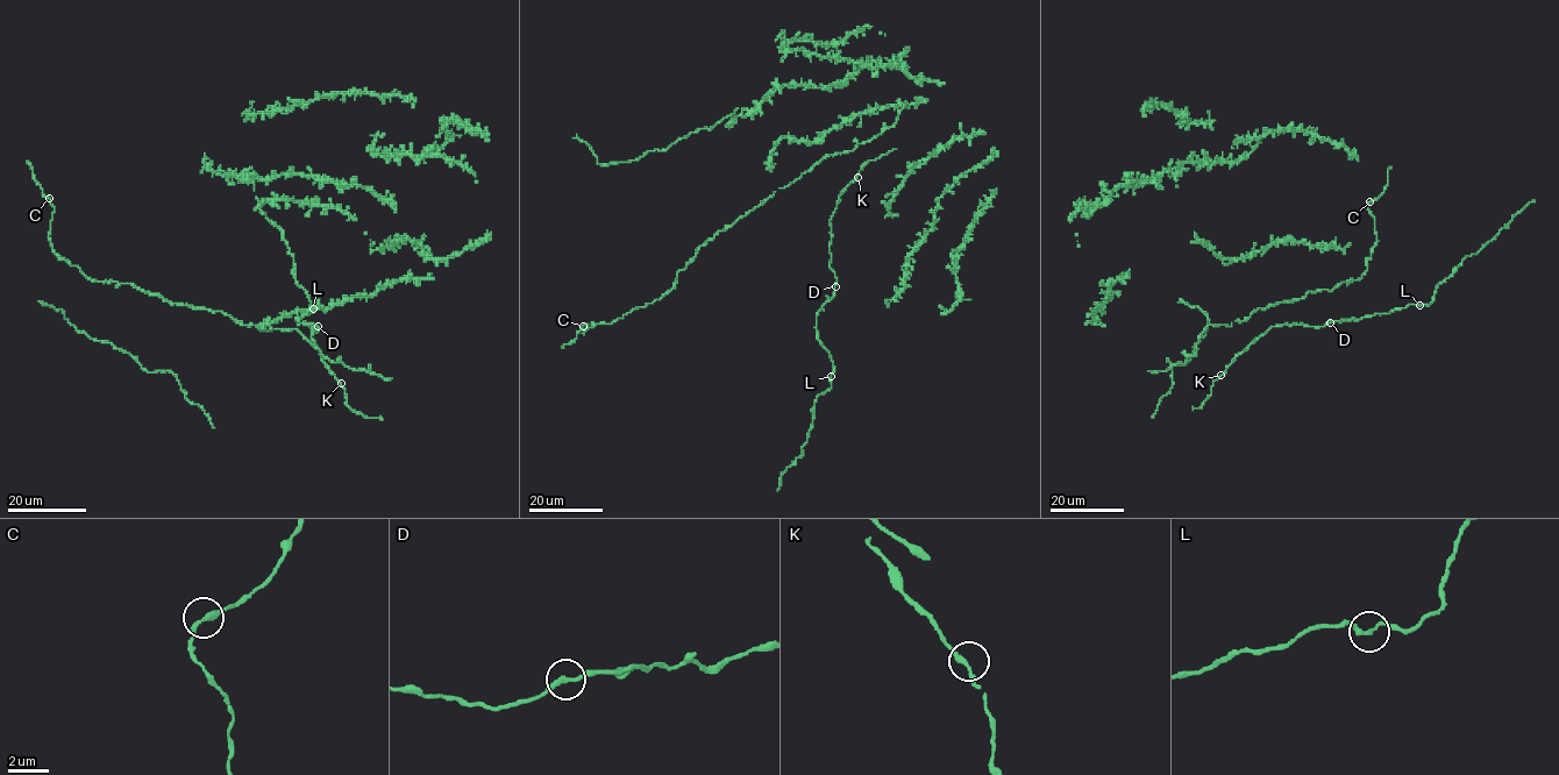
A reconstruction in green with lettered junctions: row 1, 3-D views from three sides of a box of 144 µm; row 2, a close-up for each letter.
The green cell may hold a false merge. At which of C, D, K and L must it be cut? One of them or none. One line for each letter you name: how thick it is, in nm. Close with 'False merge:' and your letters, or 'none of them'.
False merge: none of them

